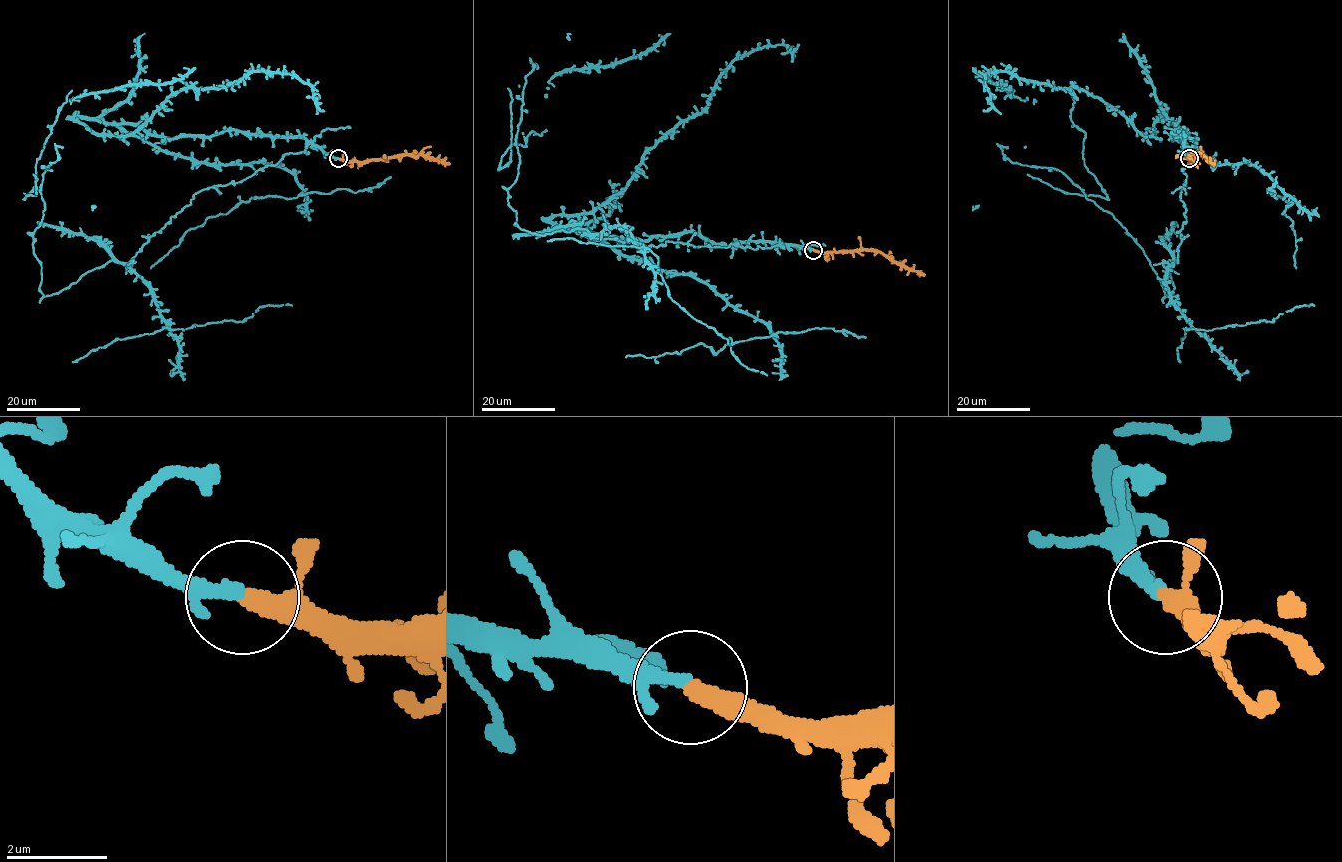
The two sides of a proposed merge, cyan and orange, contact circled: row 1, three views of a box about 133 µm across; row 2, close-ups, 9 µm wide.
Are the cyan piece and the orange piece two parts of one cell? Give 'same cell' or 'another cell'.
same cell

